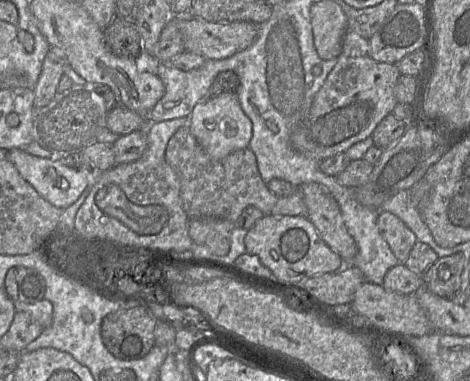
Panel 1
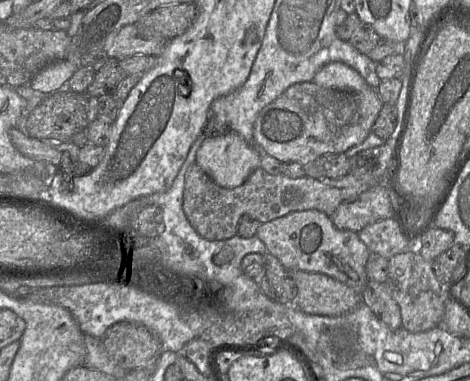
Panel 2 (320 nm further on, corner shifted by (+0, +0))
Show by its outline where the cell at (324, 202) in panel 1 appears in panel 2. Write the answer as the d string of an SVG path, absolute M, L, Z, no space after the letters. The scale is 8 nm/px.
M368 280L361 293L361 301L390 329L397 330L402 327L399 305L391 296L385 283Z

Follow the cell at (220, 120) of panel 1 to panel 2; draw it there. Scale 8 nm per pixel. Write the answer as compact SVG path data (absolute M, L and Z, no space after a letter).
M234 131L206 137L196 154L196 164L227 189L242 185L260 162L257 150Z

